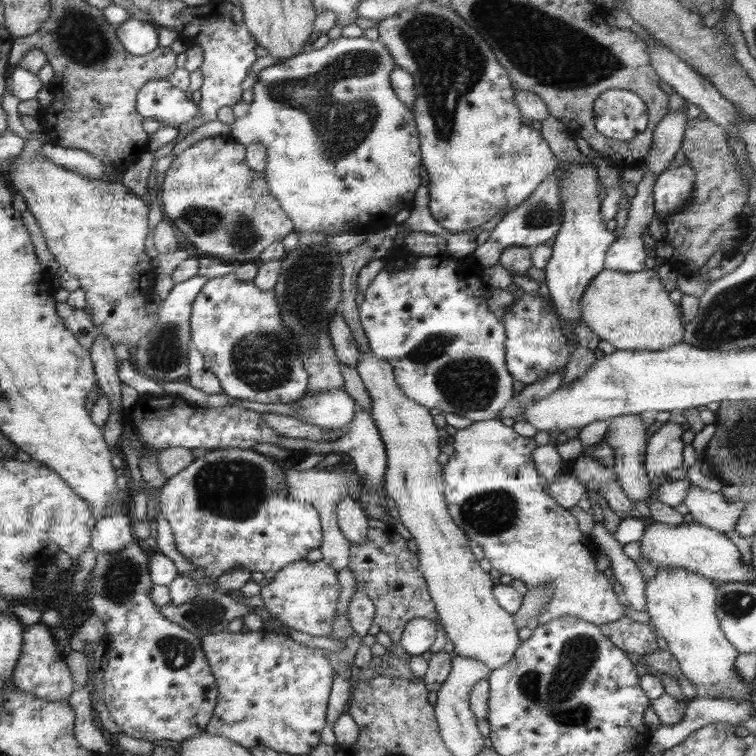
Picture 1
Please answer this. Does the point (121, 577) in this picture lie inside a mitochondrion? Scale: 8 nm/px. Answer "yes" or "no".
yes

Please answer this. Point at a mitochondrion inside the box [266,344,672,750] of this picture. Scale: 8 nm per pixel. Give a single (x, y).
(560, 692)

